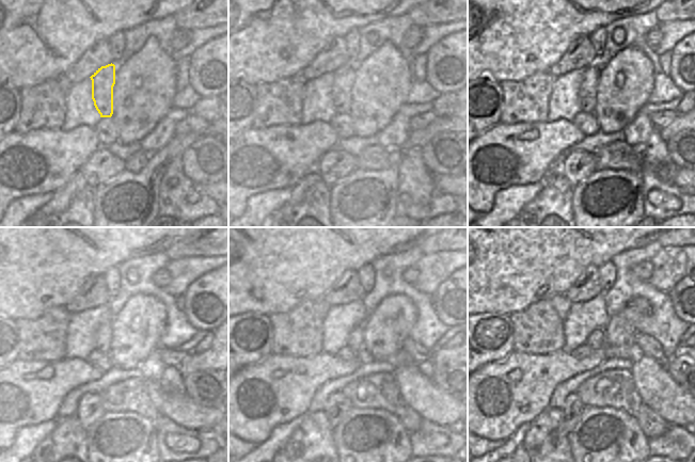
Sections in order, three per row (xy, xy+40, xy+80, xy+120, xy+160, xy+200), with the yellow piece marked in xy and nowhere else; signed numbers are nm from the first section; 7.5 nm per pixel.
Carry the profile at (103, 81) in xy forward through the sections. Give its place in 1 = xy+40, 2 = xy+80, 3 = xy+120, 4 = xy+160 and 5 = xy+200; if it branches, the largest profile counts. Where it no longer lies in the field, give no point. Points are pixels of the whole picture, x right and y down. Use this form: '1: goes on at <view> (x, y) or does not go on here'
1: goes on at xy+40 (344, 77)
2: goes on at xy+80 (587, 90)
3: goes on at xy+120 (107, 334)
4: goes on at xy+160 (356, 337)
5: goes on at xy+200 (596, 339)

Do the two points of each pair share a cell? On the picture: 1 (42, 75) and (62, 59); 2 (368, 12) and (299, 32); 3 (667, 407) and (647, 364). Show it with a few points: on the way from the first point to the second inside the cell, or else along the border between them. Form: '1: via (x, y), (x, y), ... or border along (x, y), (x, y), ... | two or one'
1: via (47, 69), (57, 60) | one
2: via (351, 16), (316, 17) | one
3: via (664, 396), (657, 388), (649, 375) | one

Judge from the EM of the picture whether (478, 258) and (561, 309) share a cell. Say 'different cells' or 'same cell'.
different cells

